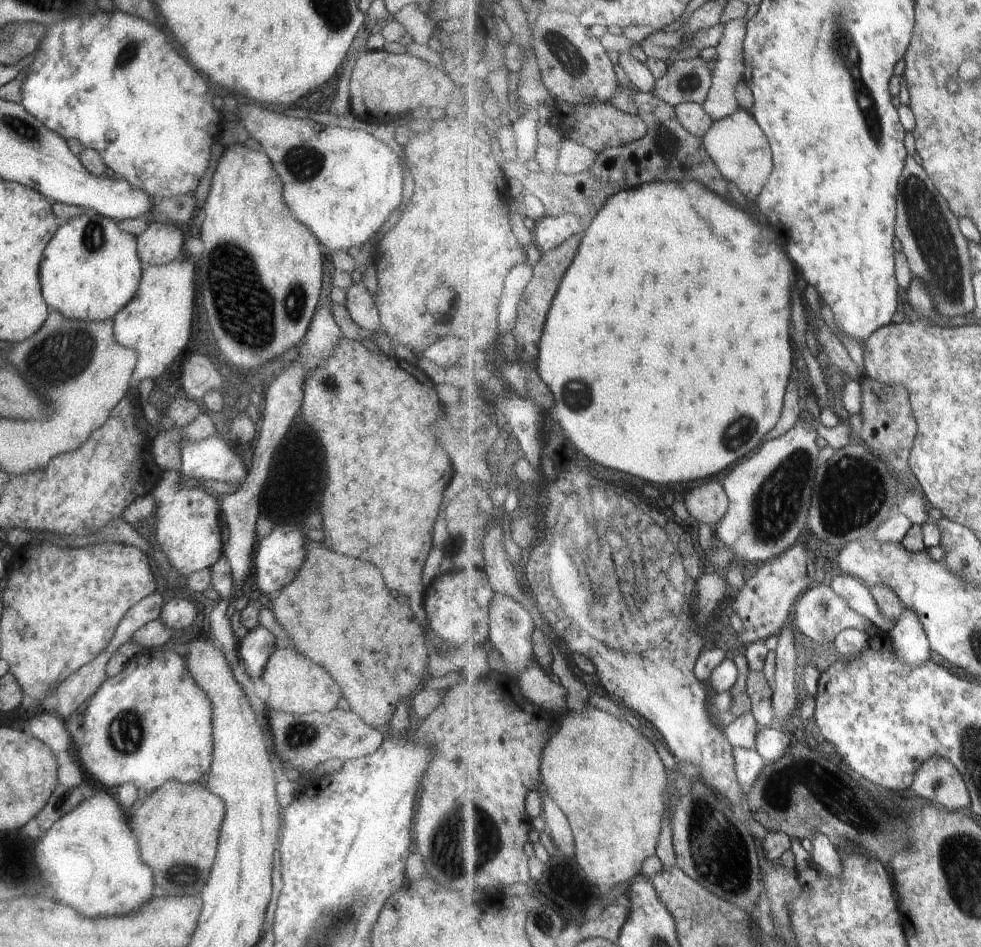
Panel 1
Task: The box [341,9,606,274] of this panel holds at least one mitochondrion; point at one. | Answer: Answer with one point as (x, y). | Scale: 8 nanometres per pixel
(571, 61)

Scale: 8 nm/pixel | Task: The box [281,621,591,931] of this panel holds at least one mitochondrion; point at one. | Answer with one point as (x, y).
(465, 843)

